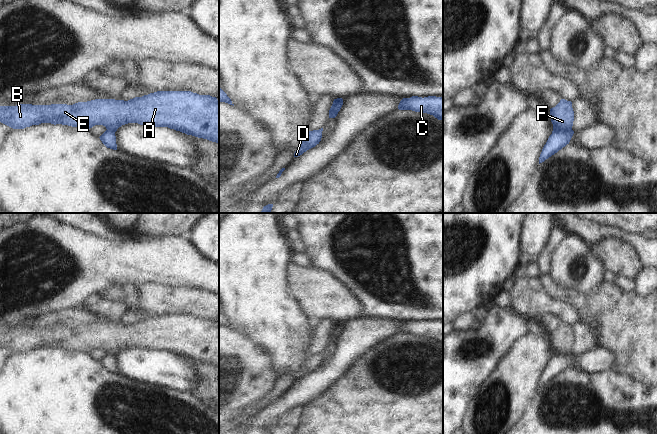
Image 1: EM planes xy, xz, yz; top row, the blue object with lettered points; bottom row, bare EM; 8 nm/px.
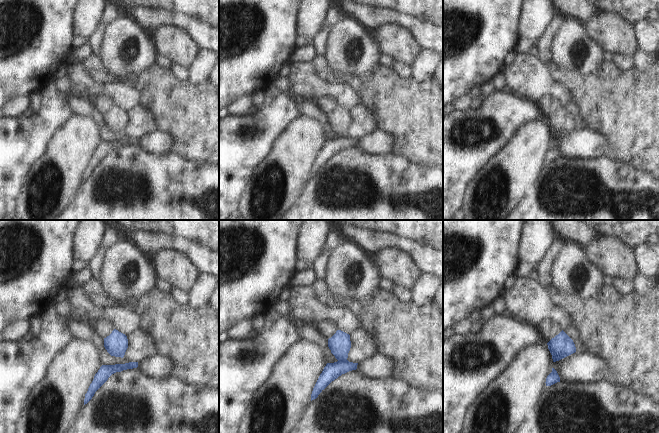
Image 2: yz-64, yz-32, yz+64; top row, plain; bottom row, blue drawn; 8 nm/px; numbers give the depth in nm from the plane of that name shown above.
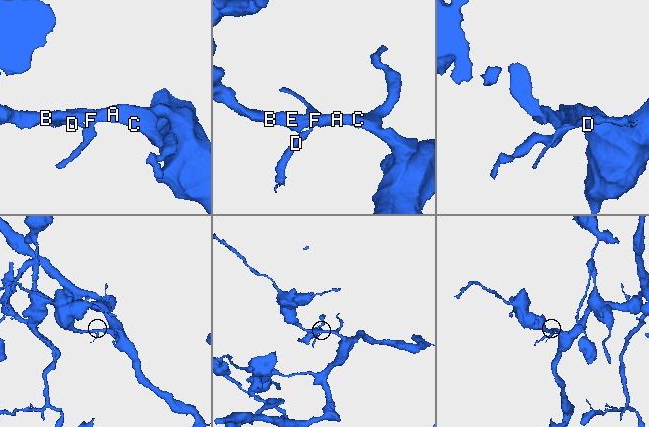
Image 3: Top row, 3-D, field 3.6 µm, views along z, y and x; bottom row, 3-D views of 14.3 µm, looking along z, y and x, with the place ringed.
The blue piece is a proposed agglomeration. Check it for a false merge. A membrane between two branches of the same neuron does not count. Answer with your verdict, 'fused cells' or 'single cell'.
fused cells

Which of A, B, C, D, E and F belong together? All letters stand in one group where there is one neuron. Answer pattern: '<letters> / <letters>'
A B C E F / D

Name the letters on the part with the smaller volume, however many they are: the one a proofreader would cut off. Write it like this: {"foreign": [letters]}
{"foreign": ["D"]}

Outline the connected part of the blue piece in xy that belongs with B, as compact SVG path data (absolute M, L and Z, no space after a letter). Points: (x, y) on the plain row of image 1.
M157 315L128 325L95 323L73 329L0 330L0 346L24 353L41 347L80 353L103 349L116 356L128 347L168 351L219 367L219 325L191 315Z

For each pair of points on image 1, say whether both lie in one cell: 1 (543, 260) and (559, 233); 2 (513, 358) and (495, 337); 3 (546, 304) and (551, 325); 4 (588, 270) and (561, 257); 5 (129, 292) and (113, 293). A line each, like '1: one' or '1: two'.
1: one
2: two
3: two
4: one
5: one

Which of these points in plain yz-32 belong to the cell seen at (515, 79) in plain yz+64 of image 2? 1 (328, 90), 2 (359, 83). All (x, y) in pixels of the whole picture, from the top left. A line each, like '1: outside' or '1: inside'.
1: inside
2: outside

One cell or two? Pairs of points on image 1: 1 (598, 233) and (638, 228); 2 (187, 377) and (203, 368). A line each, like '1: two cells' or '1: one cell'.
1: two cells
2: two cells

